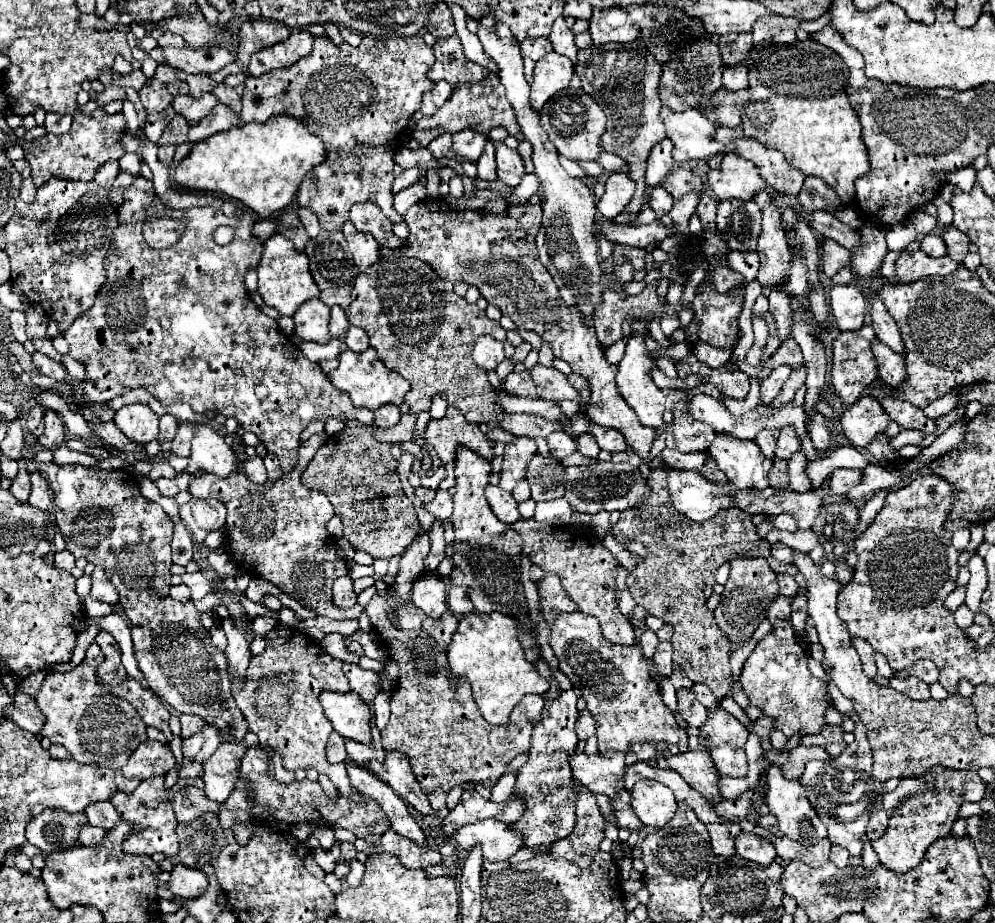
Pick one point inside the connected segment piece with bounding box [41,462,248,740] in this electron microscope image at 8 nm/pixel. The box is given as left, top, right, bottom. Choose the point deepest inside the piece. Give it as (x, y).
(102, 515)

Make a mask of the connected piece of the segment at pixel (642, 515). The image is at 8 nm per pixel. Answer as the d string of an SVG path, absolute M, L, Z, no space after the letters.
M666 468L652 470L646 480L650 486L650 496L640 504L620 512L620 520L612 526L614 538L618 542L638 540L650 550L650 558L640 558L634 572L630 572L626 584L636 600L636 604L644 606L652 616L664 620L674 628L672 646L674 646L674 662L680 664L686 676L692 682L702 682L710 686L716 700L720 702L730 694L732 670L730 670L730 642L720 634L714 612L706 608L706 602L712 594L712 586L716 584L716 570L730 562L736 556L744 558L766 558L770 568L780 574L792 574L800 584L798 592L806 594L806 580L800 576L794 564L776 562L770 554L770 542L762 540L756 534L756 526L752 518L732 506L720 510L706 522L692 522L676 512L672 506L672 496L666 484Z

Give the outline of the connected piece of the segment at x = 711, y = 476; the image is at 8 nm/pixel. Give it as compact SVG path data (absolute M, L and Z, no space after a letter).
M708 454L708 458L706 458L706 464L704 464L706 468L702 468L702 476L706 478L706 480L710 480L710 482L714 482L714 484L726 484L726 480L728 478L724 478L724 472L716 466L716 462L712 460L712 456Z

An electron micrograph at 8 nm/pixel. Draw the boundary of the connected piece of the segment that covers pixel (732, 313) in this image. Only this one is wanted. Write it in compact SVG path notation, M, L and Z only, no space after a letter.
M702 282L702 294L696 294L692 310L700 320L700 340L716 346L730 348L736 344L738 314L742 310L742 296L718 294L712 284Z

